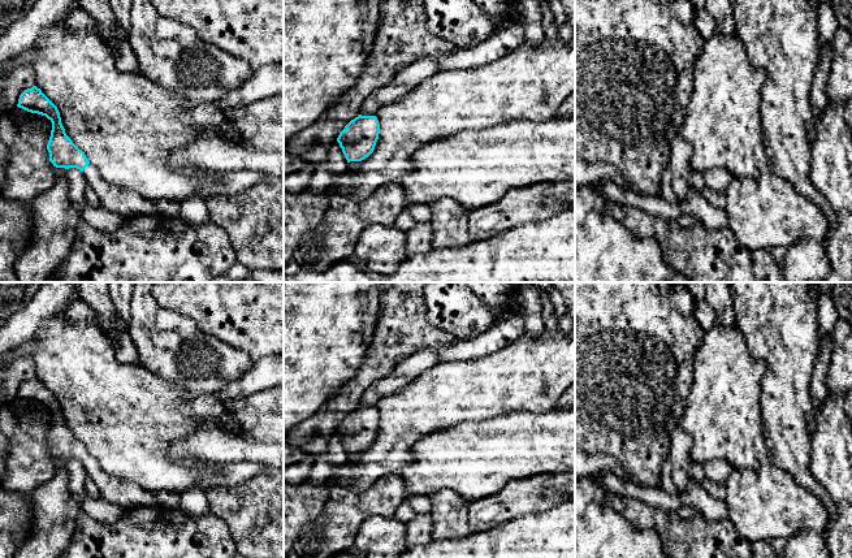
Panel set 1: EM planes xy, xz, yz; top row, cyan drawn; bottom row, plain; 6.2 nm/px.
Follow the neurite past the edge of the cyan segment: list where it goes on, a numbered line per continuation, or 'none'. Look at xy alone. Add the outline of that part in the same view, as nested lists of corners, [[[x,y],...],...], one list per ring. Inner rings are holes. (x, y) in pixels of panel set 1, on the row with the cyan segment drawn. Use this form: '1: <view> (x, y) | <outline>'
1: xy (126, 203) | [[[88,164],[82,173],[88,186],[95,190],[100,206],[124,220],[139,215],[157,213],[157,202],[150,200],[133,190],[109,183],[92,164]]]

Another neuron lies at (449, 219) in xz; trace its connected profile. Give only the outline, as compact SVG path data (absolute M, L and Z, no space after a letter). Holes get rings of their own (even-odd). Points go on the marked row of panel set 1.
M449 198L431 203L429 208L432 211L433 237L431 246L433 250L460 247L471 242L468 209Z

